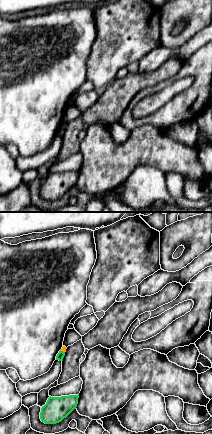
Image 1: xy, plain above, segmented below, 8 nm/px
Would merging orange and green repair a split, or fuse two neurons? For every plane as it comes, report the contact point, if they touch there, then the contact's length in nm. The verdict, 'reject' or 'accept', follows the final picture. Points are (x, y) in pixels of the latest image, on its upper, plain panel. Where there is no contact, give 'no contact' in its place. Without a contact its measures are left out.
contact (62, 126); length 40 nm

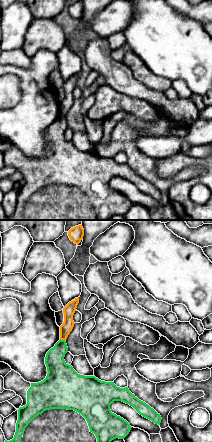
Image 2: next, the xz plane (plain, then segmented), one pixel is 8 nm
contact (62, 115); length 40 nm

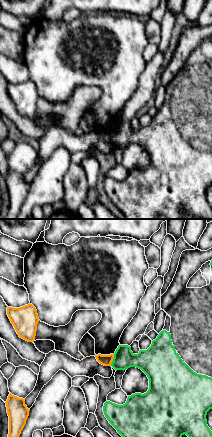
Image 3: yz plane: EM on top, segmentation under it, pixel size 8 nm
contact (112, 136); length 100 nm

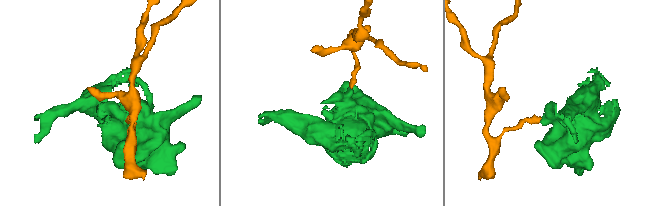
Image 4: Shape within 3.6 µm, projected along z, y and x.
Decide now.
reject

